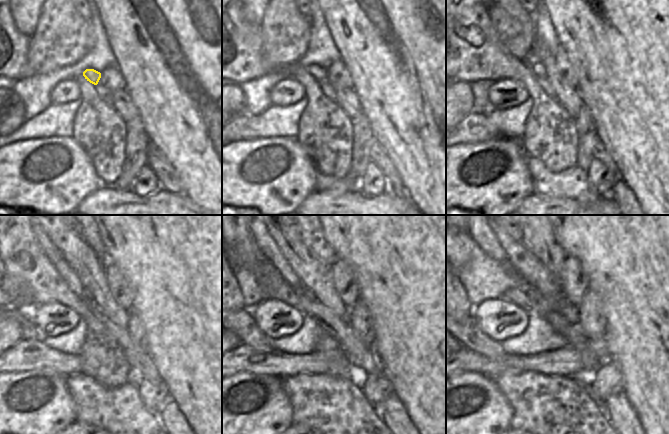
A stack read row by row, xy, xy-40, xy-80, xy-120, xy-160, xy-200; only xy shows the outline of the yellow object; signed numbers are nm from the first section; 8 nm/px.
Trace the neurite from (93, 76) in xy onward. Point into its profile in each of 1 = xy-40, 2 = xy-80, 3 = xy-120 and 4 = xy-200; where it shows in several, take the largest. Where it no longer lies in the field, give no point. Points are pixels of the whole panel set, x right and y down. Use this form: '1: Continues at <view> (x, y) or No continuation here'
1: Continues at xy-40 (318, 73)
2: Continues at xy-80 (537, 69)
3: Continues at xy-120 (63, 270)
4: Continues at xy-200 (482, 235).

